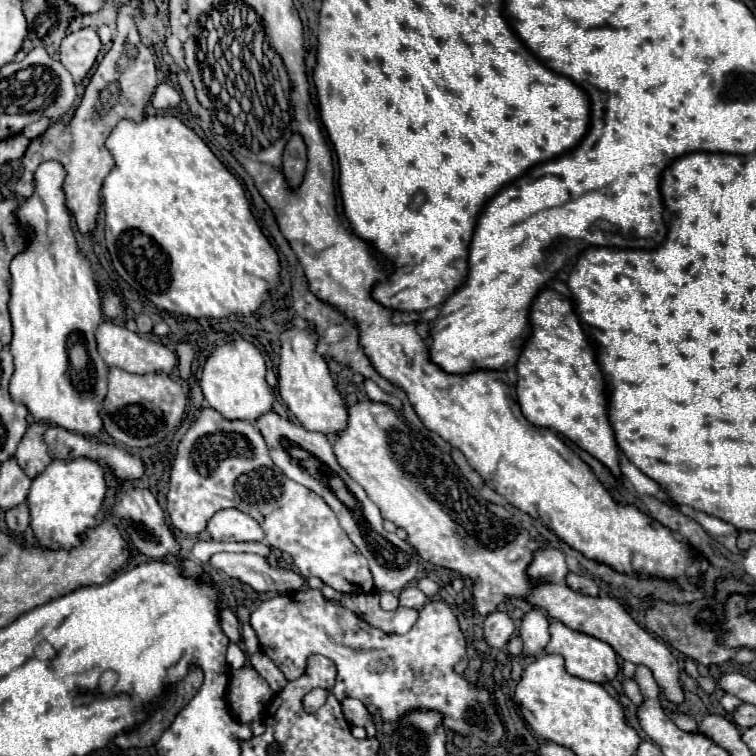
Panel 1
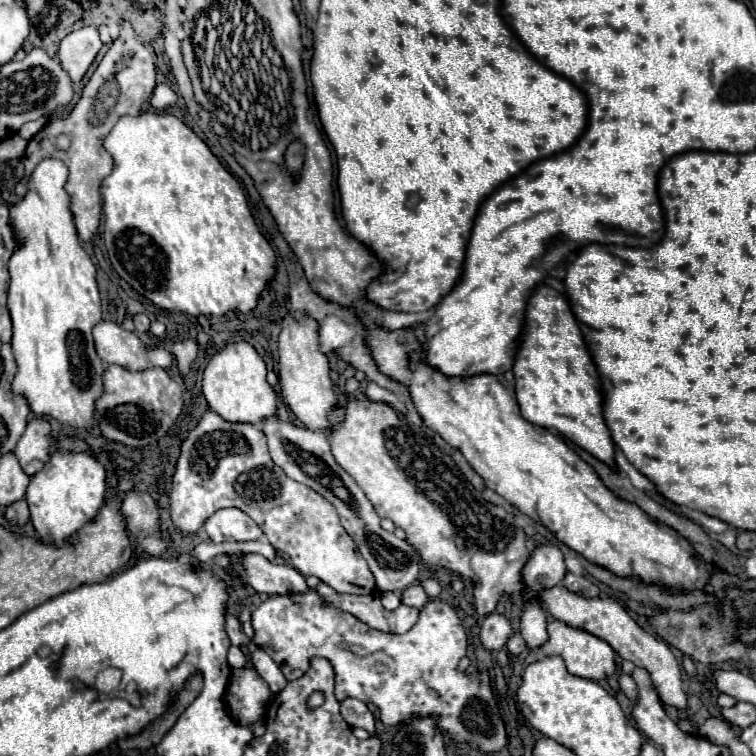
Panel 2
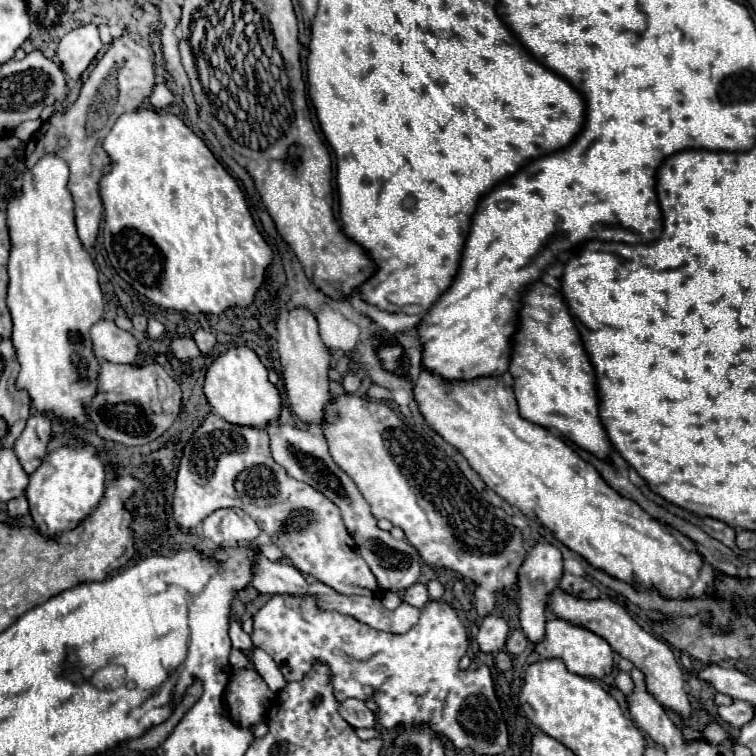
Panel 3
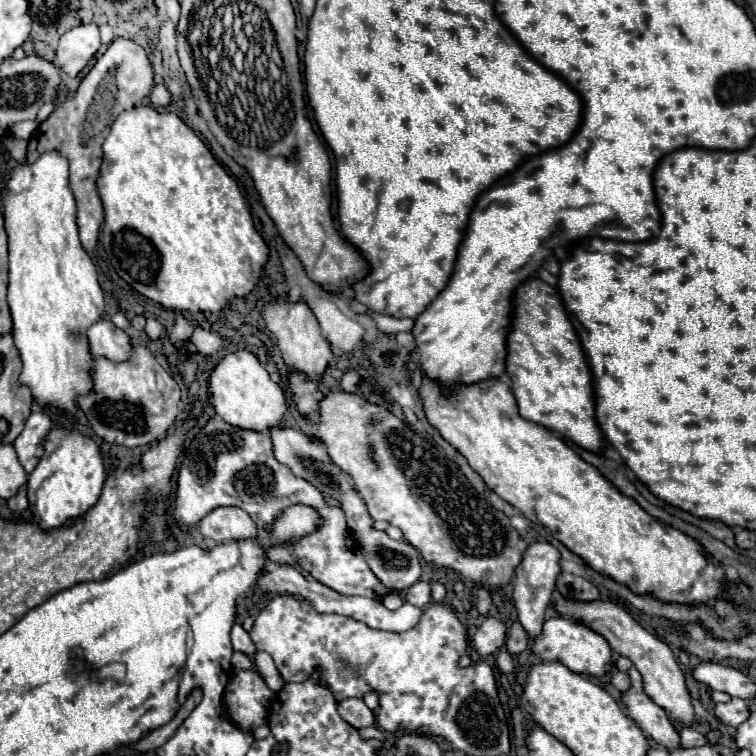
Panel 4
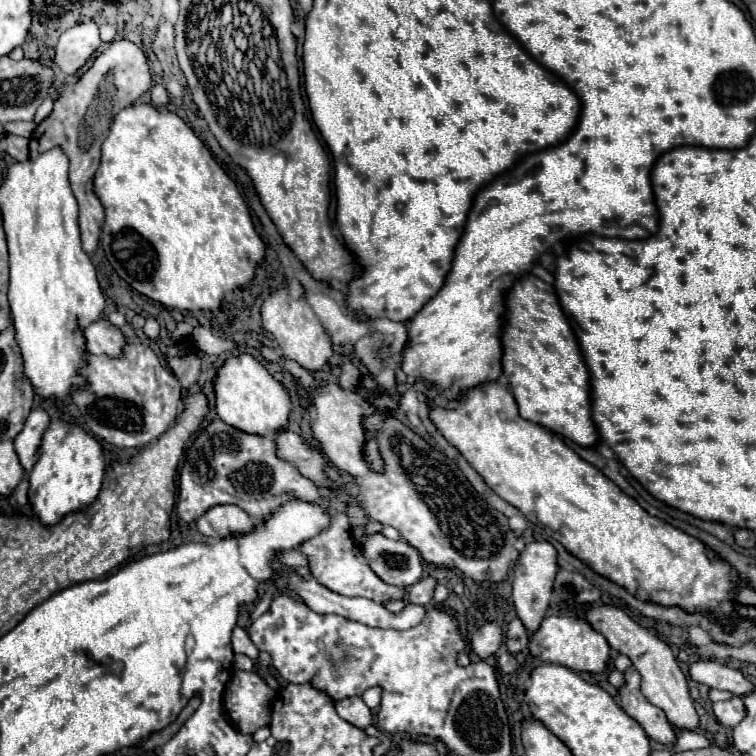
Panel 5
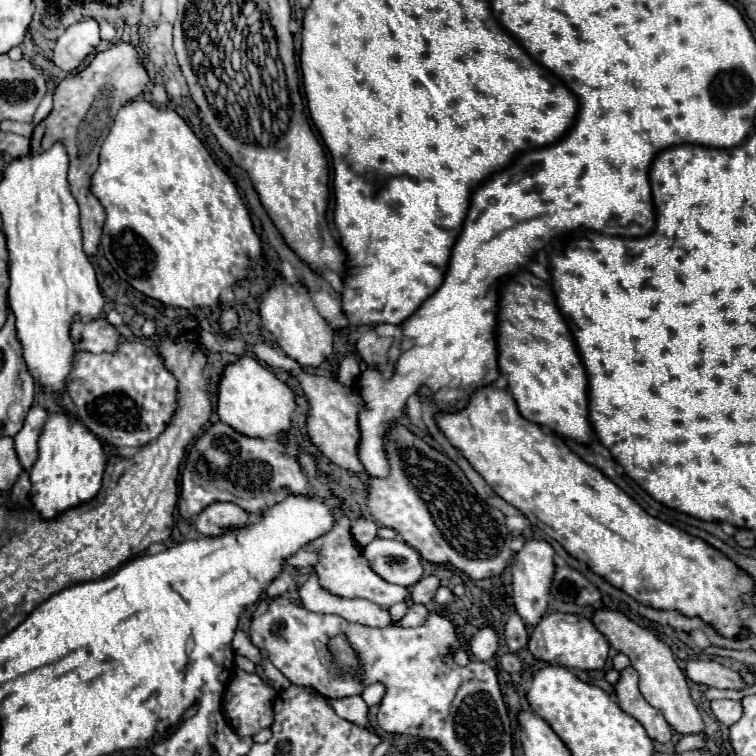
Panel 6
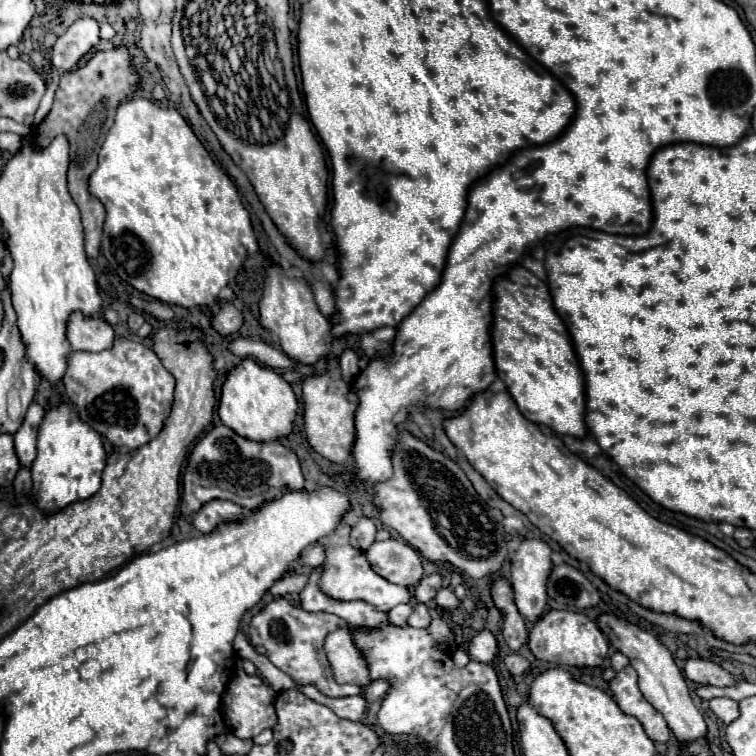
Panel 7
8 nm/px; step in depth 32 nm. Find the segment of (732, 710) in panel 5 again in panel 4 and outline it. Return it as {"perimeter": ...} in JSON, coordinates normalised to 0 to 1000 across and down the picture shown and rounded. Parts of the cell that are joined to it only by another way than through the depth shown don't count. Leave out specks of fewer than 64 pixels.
{"perimeter":[[[968,923],[963,931],[947,931],[947,947],[963,960],[979,960],[989,952],[989,929],[979,923]]]}

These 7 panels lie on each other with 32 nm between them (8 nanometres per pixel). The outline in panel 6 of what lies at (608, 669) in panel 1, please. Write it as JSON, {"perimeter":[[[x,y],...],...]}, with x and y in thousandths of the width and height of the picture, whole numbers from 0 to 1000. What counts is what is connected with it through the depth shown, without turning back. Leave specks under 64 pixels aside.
{"perimeter":[[[741,810],[725,812],[714,820],[714,825],[704,833],[698,857],[704,868],[712,873],[765,886],[796,886],[807,860],[804,847],[783,828],[778,817],[762,812],[741,812]]]}

